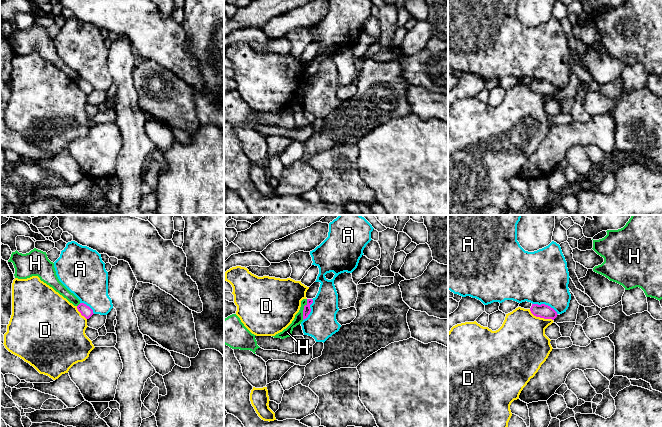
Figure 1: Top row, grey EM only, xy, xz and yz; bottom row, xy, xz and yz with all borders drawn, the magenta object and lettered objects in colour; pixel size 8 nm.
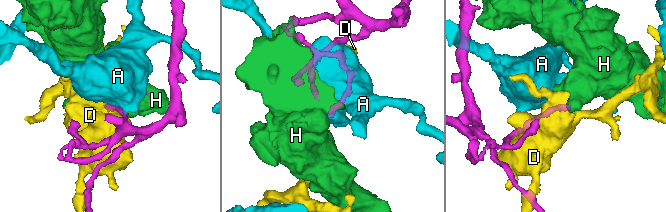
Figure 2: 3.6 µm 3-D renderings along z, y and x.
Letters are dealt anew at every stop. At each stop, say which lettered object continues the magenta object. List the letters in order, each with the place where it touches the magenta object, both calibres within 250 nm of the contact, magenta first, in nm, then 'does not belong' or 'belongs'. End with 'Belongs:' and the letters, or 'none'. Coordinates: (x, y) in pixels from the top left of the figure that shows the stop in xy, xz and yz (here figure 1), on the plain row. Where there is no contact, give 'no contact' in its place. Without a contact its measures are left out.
A: meets magenta in yz at (544, 80); 110 nm thick on the magenta side, 440 nm on the other; does not belong
D: meets magenta in yz at (540, 93); 110 nm thick on the magenta side, 400 nm on the other; does not belong
H: meets magenta in xz at (304, 85); 60 nm thick on the magenta side, 70 nm on the other; does not belong
Belongs: none

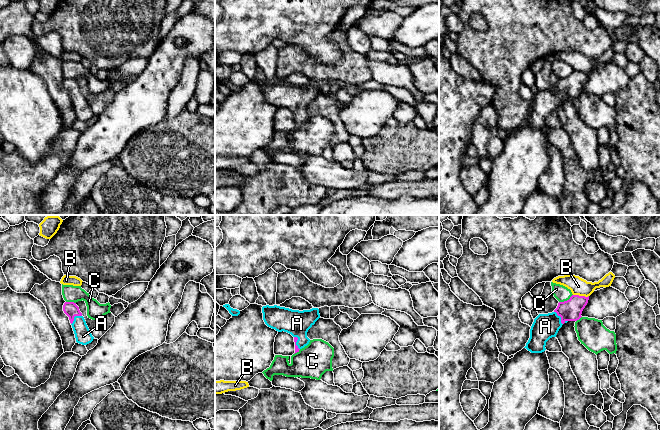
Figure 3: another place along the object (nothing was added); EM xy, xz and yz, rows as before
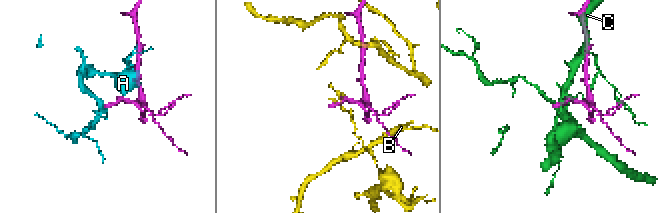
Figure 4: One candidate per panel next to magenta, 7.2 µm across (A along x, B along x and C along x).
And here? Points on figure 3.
A: meets magenta in xy at (74, 92); 110 nm thick on the magenta side, 130 nm on the other; belongs
B: meets magenta in yz at (581, 72); 170 nm thick on the magenta side, 140 nm on the other; does not belong
C: meets magenta in yz at (567, 76); 170 nm thick on the magenta side, 120 nm on the other; does not belong
Belongs: A

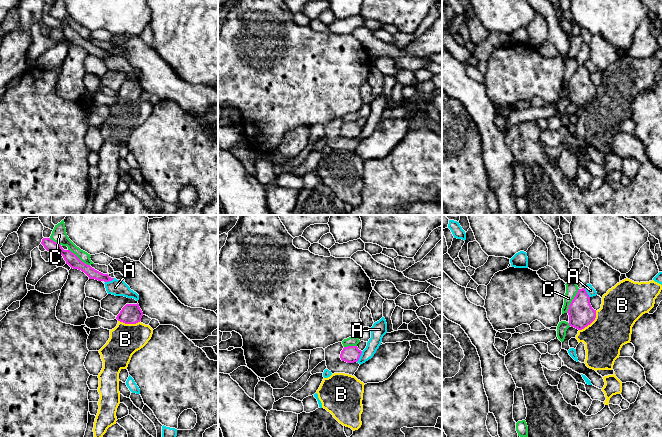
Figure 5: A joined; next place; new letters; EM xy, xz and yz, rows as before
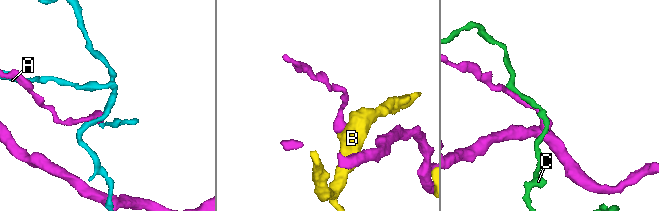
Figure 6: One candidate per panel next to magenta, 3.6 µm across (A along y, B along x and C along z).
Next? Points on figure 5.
A: meets magenta in xz at (360, 131); 140 nm thick on the magenta side, 120 nm on the other; does not belong
B: meets magenta in yz at (590, 99); 200 nm thick on the magenta side, 320 nm on the other; does not belong
C: meets magenta in yz at (572, 77); 200 nm thick on the magenta side, 100 nm on the other; does not belong
Belongs: none

